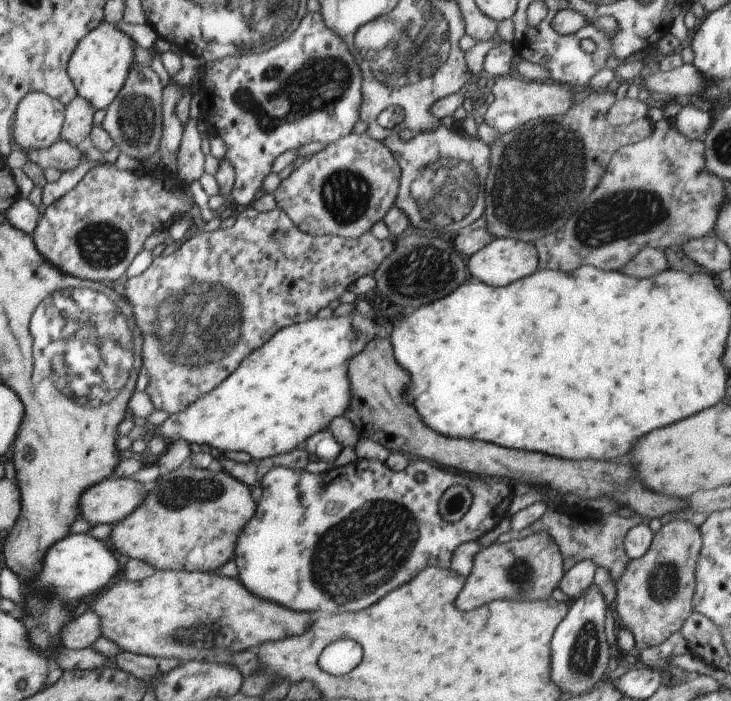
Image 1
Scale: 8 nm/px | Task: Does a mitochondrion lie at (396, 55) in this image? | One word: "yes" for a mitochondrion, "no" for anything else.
yes

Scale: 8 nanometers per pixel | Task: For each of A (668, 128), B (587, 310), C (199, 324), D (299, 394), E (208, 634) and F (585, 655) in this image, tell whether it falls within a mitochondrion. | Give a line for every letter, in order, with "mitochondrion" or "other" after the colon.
A: other
B: other
C: mitochondrion
D: other
E: mitochondrion
F: mitochondrion

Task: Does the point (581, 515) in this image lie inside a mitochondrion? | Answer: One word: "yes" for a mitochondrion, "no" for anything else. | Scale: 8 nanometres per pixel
no

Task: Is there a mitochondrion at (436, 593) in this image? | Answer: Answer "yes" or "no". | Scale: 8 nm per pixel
no

